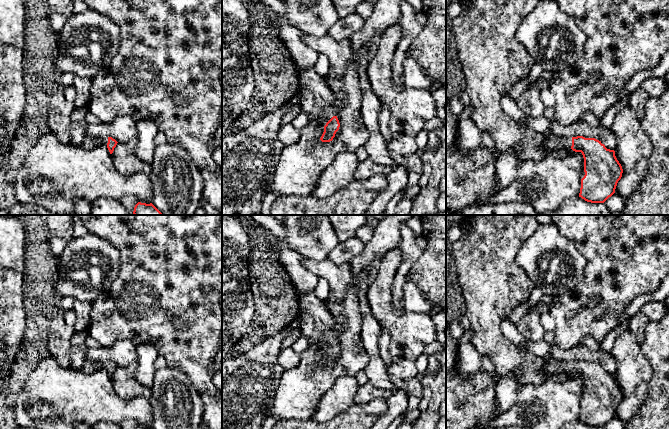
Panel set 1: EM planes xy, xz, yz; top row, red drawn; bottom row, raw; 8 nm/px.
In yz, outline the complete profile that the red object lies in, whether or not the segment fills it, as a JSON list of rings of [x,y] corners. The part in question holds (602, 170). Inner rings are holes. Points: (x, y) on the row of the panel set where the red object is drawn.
[[[546,135],[543,146],[548,151],[572,149],[581,152],[584,158],[585,175],[581,179],[579,197],[591,203],[604,203],[615,193],[623,169],[615,151],[607,149],[595,138],[557,137]]]

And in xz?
[[[296,65],[295,67],[299,79],[298,99],[301,111],[308,114],[310,122],[320,118],[329,120],[324,126],[320,140],[330,142],[340,127],[334,111],[337,97],[328,86],[327,78],[319,75],[314,67],[300,68]]]

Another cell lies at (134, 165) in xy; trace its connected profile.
[[[136,139],[128,143],[117,143],[111,154],[114,166],[125,176],[131,176],[137,172],[142,172],[149,176],[151,172],[151,164],[136,157],[134,152],[136,143]]]

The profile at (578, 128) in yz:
[[[553,119],[549,133],[564,138],[577,136],[595,138],[604,144],[607,149],[615,150],[617,147],[617,137],[610,129],[607,129],[600,124],[593,127],[581,119],[568,126],[562,126]]]

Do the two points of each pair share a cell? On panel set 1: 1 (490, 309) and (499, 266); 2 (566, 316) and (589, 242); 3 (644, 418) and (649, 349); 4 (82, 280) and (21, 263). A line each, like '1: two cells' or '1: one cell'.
1: one cell
2: one cell
3: one cell
4: two cells

